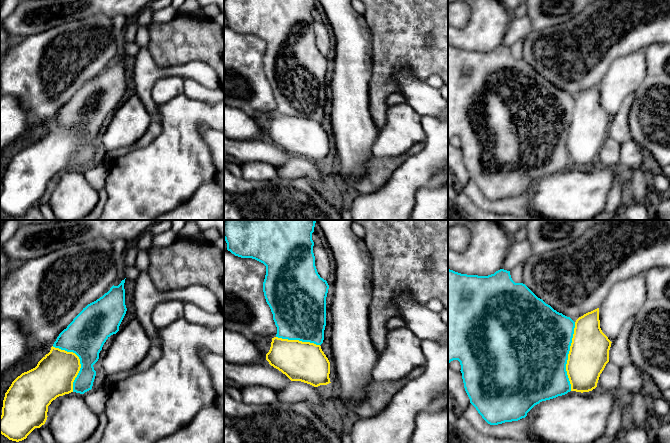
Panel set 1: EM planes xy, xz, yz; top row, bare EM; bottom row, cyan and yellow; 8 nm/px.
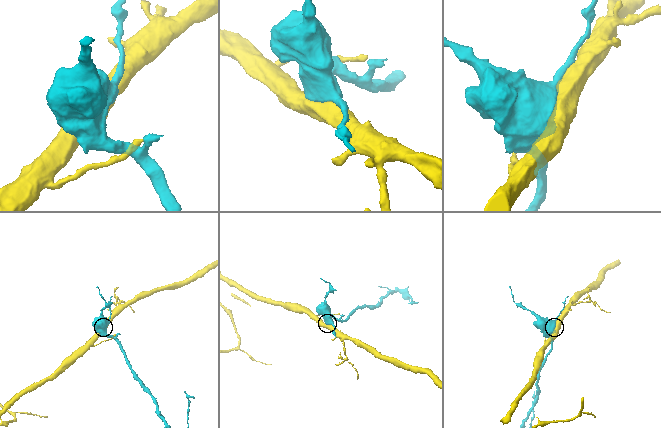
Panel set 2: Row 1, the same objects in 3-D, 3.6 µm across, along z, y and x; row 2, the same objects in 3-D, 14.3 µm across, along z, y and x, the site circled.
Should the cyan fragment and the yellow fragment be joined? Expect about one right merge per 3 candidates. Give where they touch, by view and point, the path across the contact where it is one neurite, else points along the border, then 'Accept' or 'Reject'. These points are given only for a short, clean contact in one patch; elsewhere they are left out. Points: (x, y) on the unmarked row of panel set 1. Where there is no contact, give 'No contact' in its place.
Touches cyan at yz (567, 132). Reject

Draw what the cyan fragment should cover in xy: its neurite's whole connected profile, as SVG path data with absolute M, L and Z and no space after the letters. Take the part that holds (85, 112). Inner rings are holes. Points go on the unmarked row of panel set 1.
M125 55L118 62L113 61L102 73L83 84L53 120L55 124L75 129L80 135L81 144L73 158L73 168L84 170L92 165L96 152L93 141L98 137L99 129L106 116L119 107L127 87L124 59Z

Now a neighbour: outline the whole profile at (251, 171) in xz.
M265 162L241 163L242 178L247 181L272 181L279 178L276 168Z

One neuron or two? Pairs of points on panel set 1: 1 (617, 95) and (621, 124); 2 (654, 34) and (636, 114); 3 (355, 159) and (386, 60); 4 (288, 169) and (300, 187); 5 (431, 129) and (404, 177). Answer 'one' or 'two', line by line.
1: two
2: two
3: two
4: two
5: one

